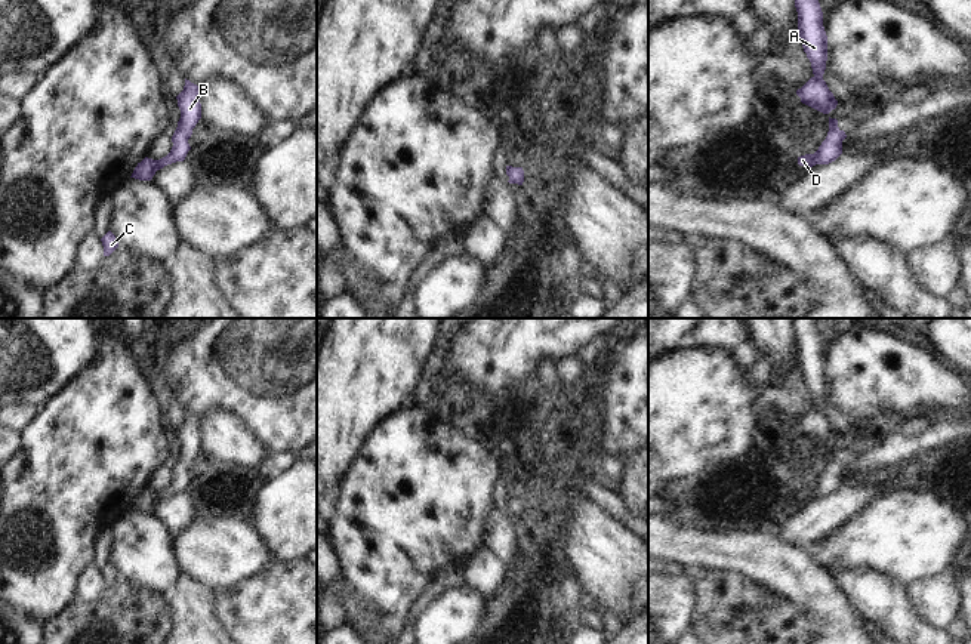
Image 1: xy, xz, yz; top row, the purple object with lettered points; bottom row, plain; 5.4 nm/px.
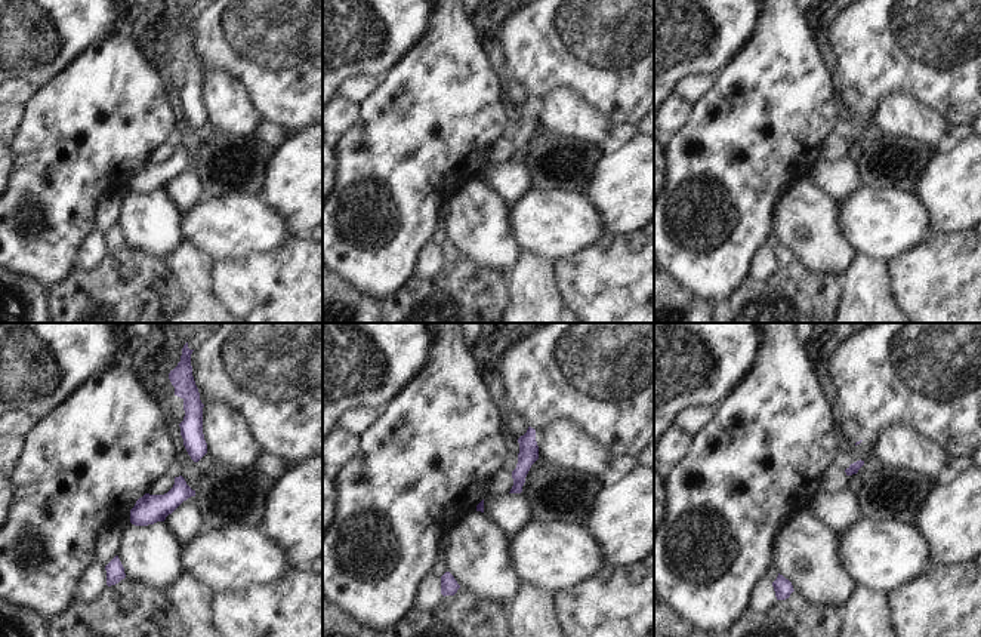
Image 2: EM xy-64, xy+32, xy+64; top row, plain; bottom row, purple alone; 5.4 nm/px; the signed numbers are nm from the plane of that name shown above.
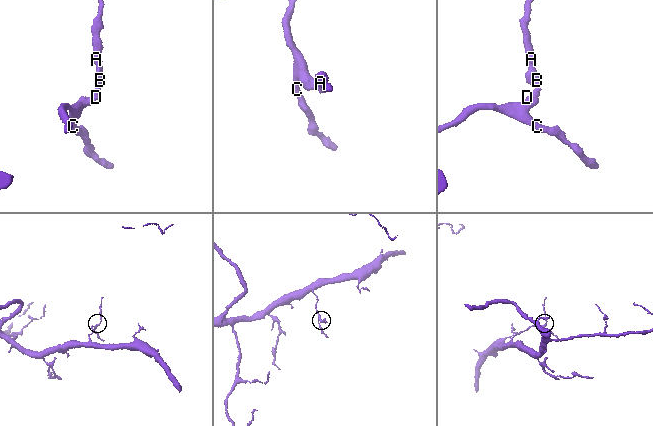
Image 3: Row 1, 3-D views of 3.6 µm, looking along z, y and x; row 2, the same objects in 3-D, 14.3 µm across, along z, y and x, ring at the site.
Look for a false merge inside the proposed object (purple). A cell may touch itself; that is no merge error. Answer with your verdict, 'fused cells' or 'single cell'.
single cell

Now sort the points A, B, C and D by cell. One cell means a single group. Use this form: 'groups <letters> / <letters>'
groups A B C D

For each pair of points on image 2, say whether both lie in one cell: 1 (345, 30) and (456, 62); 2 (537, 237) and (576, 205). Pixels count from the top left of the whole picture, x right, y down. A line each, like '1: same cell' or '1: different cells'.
1: different cells
2: same cell

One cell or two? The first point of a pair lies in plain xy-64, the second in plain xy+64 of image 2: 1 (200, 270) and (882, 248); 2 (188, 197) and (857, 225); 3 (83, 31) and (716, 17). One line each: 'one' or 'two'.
1: two
2: two
3: one

